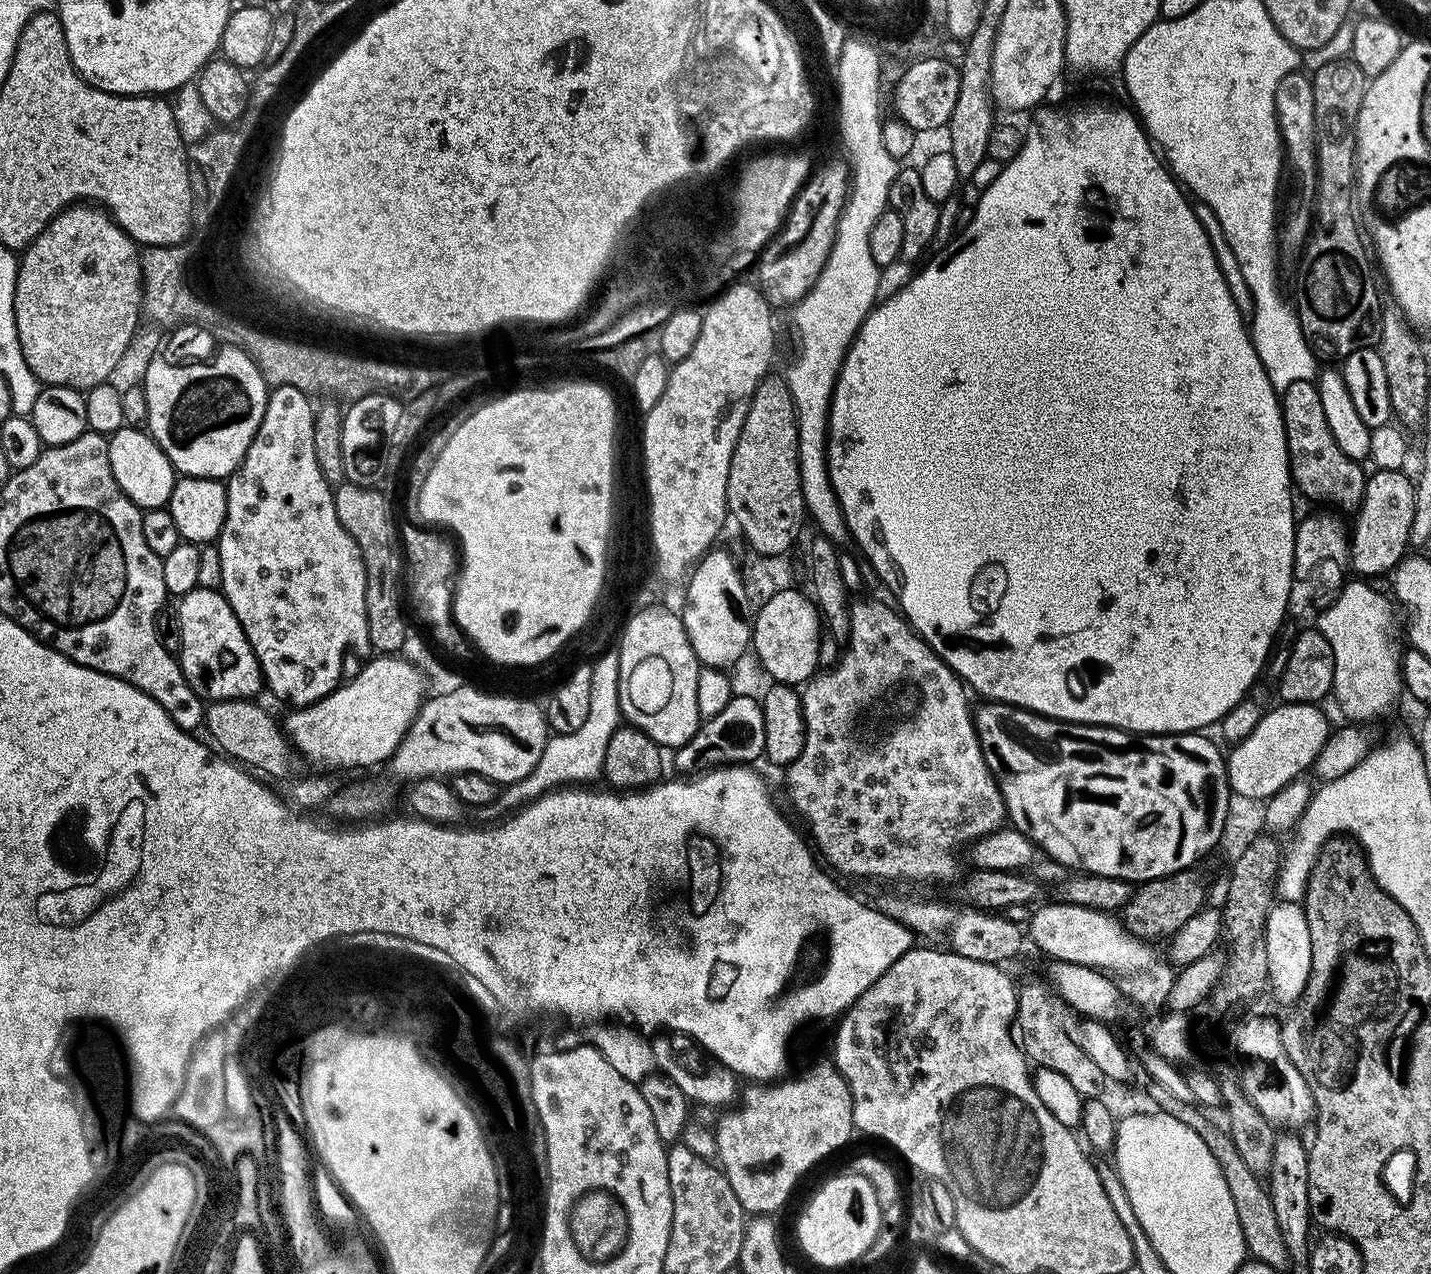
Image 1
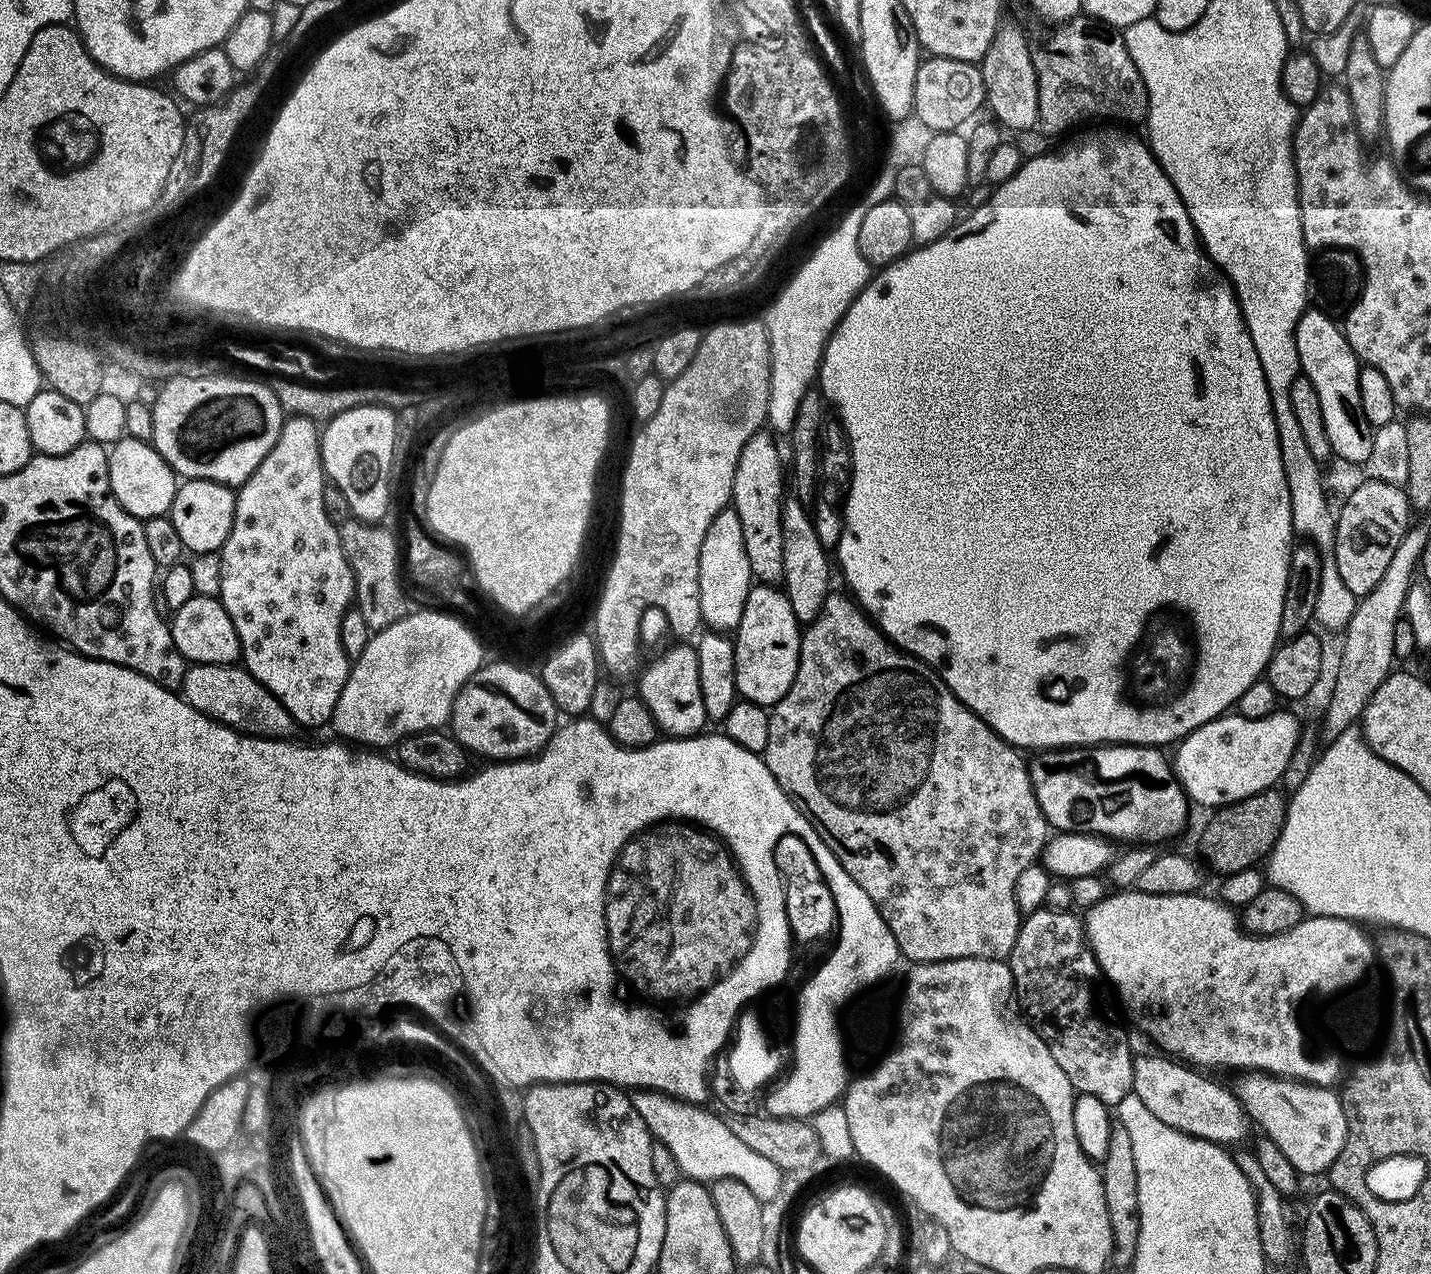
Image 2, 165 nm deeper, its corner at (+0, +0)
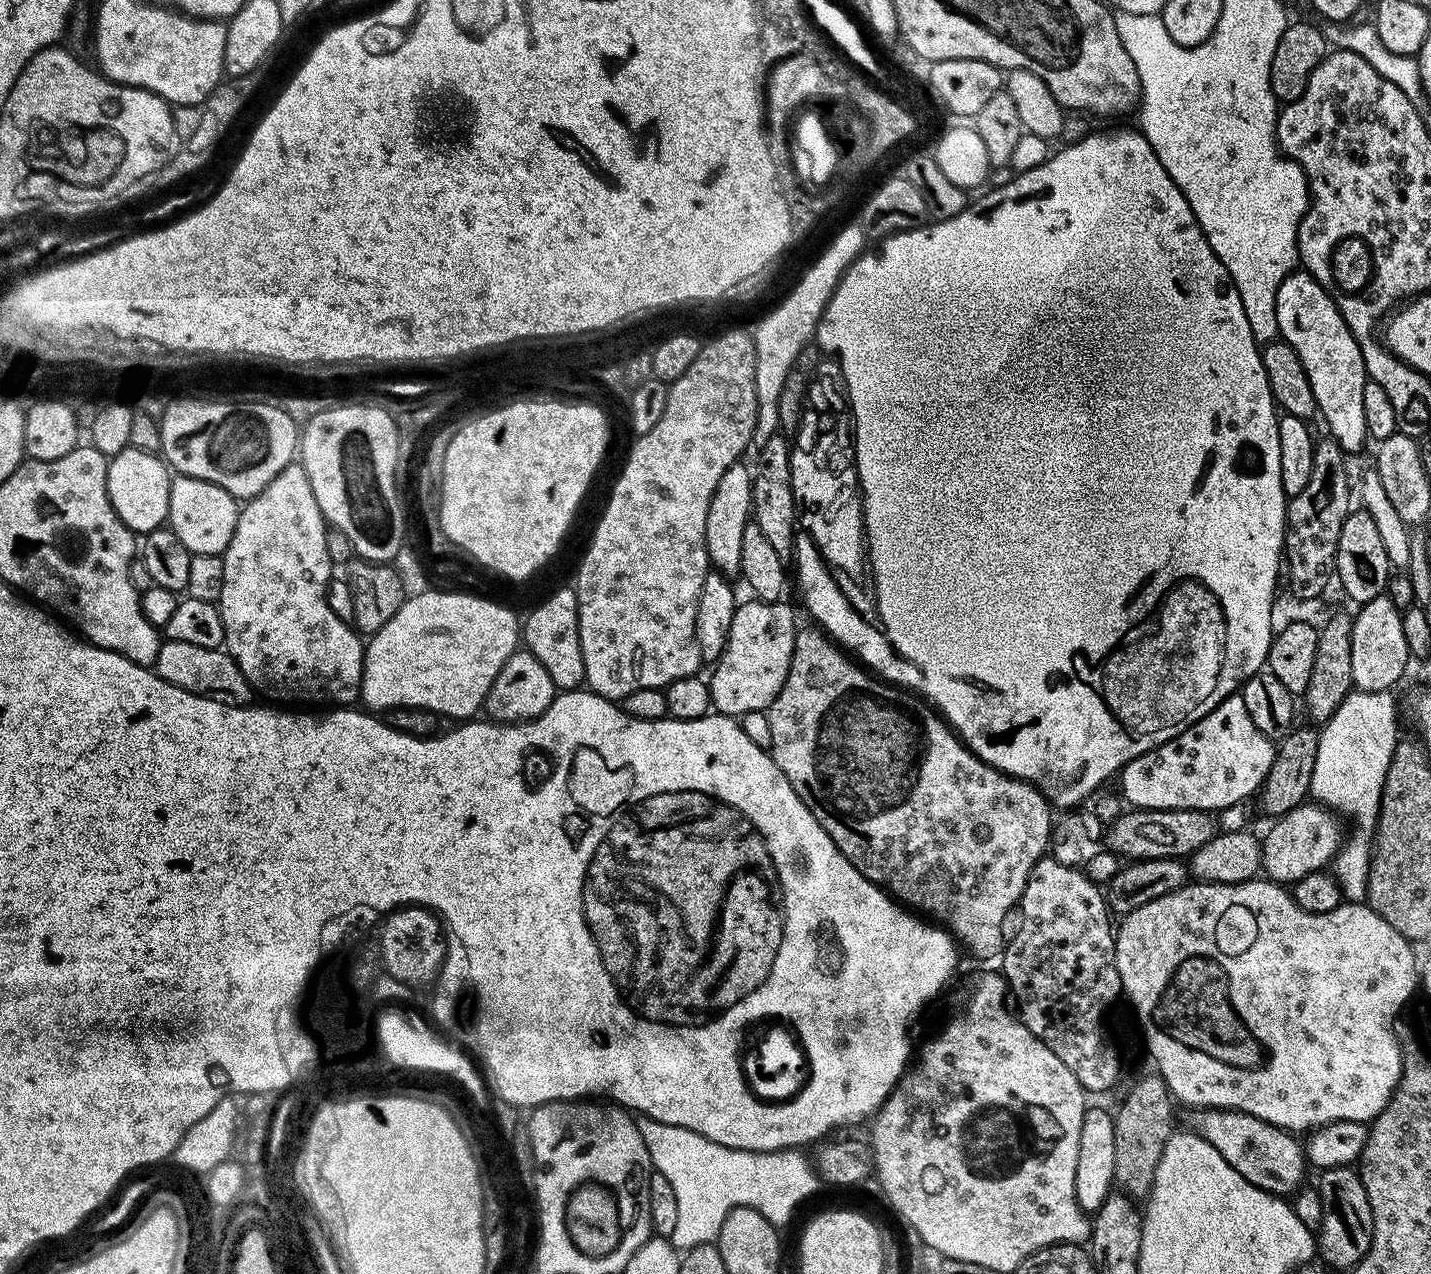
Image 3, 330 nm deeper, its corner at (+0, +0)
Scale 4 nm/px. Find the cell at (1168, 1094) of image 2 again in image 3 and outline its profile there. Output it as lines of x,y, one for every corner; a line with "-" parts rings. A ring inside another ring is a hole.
1197,1108
1187,1114
1187,1127
1210,1142
1210,1146
1214,1146
1214,1150
1218,1150
1218,1154
1222,1154
1222,1158
1226,1158
1226,1162
1246,1178
1246,1182
1281,1198
1300,1191
1305,1183
1306,1148
1301,1141
1300,1144
1296,1141
1299,1139
1293,1133
1270,1122
1262,1122
1262,1118
1225,1108

